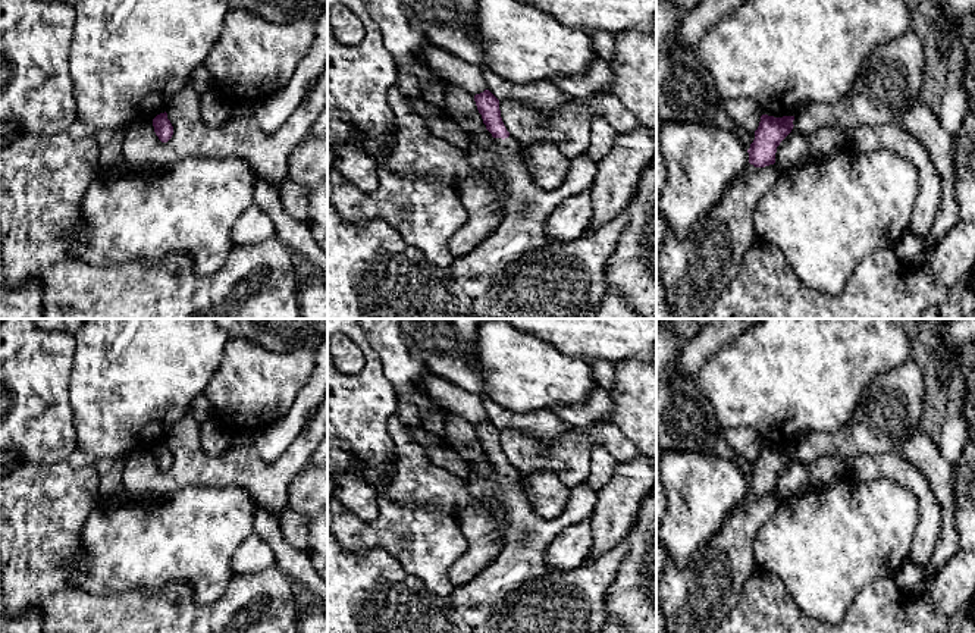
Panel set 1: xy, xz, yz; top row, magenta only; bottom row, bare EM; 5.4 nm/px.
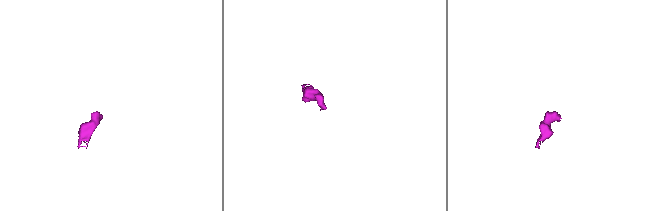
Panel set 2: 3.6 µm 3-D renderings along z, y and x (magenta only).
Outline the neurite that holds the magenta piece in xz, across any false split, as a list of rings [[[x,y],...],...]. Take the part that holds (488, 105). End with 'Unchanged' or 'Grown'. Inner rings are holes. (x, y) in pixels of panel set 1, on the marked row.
[[[401,0],[413,28],[436,48],[483,68],[486,90],[474,95],[486,129],[495,138],[492,148],[470,145],[471,167],[501,184],[507,194],[501,225],[470,254],[455,258],[449,273],[455,279],[496,279],[529,251],[548,242],[548,217],[565,198],[590,189],[598,172],[586,153],[571,157],[568,175],[554,191],[534,185],[523,162],[521,145],[507,131],[499,103],[514,98],[539,110],[561,110],[573,98],[551,81],[512,82],[495,75],[485,62],[476,22],[479,0]]]. Grown

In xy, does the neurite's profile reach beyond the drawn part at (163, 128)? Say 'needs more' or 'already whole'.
already whole

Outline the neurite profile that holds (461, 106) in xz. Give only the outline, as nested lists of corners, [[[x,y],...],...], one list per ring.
[[[452,87],[446,93],[448,117],[458,122],[470,141],[473,137],[488,131],[482,115],[477,110],[474,95],[460,87]]]

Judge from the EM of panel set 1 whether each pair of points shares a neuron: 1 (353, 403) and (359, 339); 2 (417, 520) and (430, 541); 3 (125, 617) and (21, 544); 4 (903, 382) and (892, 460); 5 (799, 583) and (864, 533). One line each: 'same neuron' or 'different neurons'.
1: same neuron
2: same neuron
3: same neuron
4: different neurons
5: same neuron

